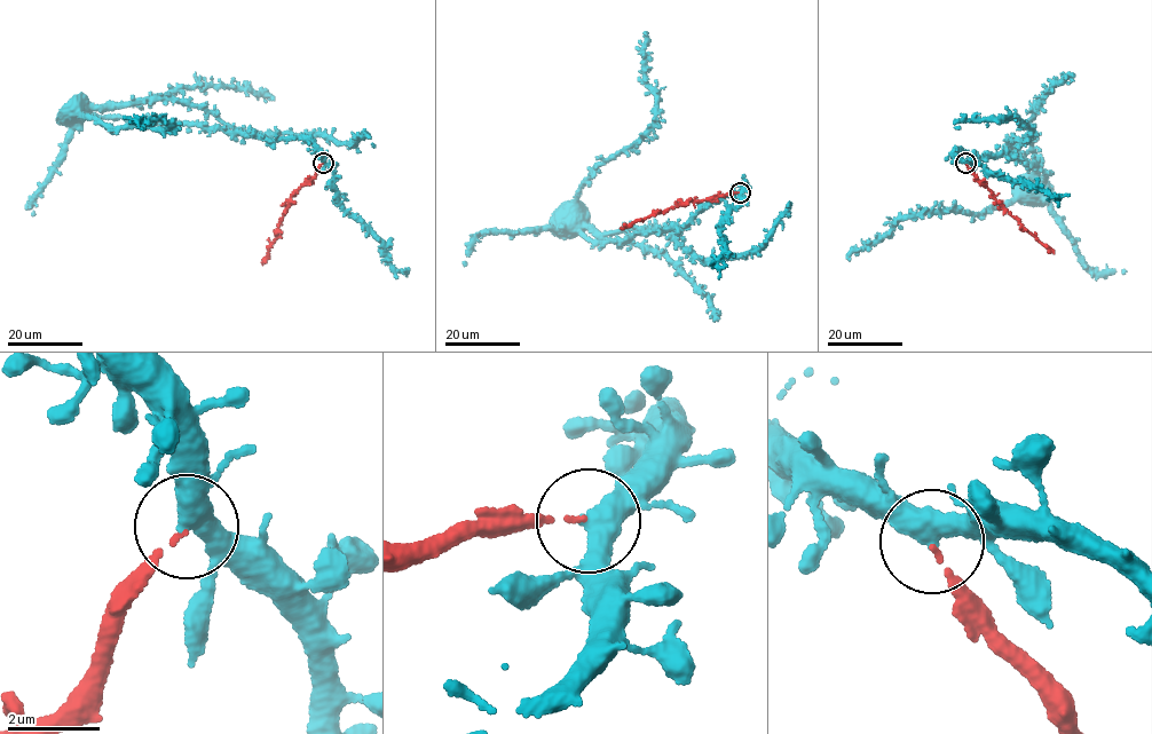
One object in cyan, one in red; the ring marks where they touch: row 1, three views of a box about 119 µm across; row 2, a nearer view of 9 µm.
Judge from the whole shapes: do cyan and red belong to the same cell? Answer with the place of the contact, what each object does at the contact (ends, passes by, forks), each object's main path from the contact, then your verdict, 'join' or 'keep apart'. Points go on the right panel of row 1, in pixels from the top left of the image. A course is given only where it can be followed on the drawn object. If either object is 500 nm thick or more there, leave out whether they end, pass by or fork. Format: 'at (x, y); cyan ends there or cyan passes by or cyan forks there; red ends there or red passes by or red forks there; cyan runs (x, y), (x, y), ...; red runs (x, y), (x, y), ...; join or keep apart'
at (965, 163); cyan passes by; red ends there; cyan runs (965, 163), (953, 155), (1005, 152), (1047, 174), (1038, 183), (1008, 144), (1031, 128), (1010, 113), (959, 127); red runs (965, 164), (996, 202), (1055, 253); keep apart

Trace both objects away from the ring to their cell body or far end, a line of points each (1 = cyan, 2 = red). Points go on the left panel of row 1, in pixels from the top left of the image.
1: (322, 162), (306, 140), (89, 112), (173, 97), (242, 129), (367, 136), (375, 147)
2: (322, 163), (289, 199), (262, 265)

